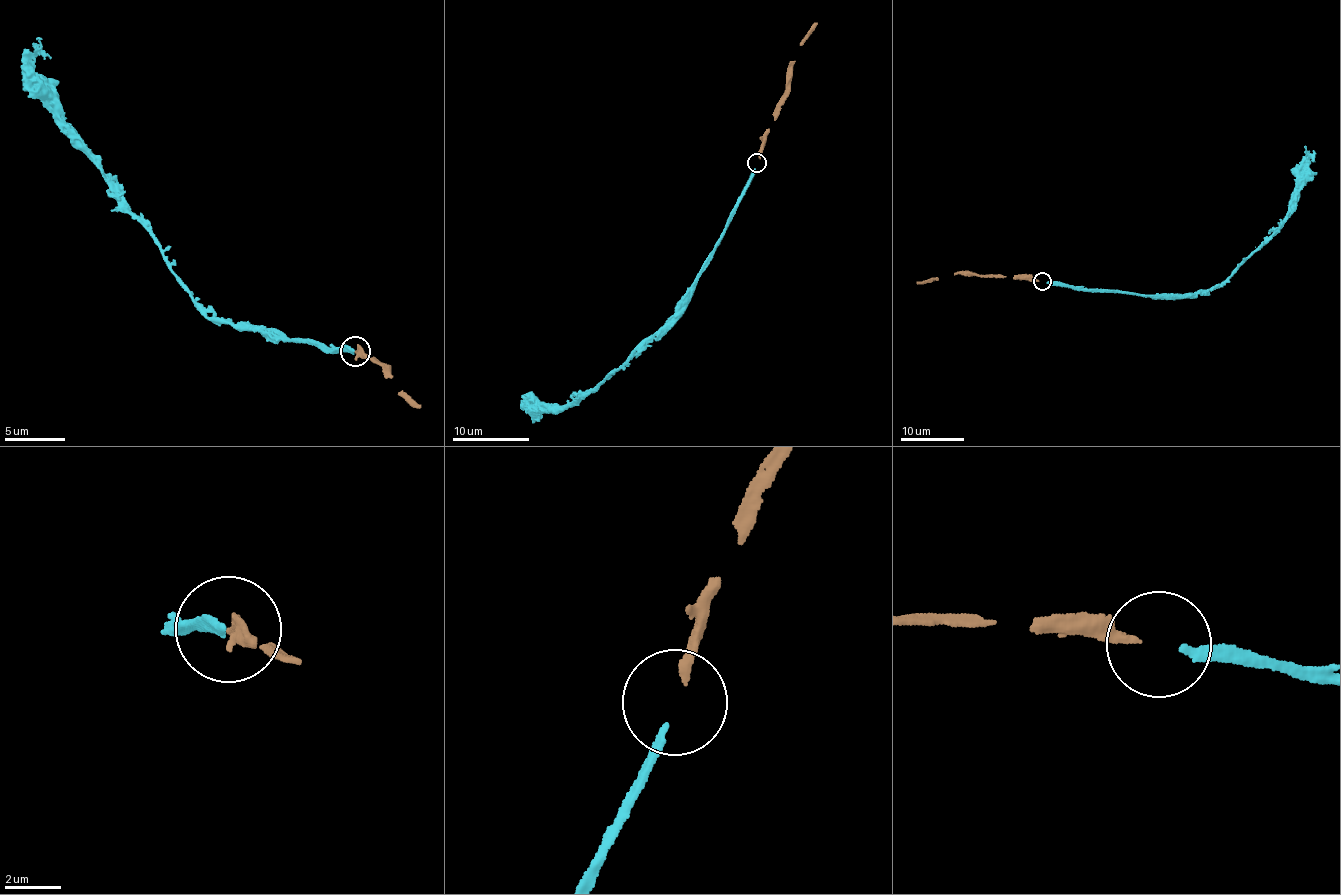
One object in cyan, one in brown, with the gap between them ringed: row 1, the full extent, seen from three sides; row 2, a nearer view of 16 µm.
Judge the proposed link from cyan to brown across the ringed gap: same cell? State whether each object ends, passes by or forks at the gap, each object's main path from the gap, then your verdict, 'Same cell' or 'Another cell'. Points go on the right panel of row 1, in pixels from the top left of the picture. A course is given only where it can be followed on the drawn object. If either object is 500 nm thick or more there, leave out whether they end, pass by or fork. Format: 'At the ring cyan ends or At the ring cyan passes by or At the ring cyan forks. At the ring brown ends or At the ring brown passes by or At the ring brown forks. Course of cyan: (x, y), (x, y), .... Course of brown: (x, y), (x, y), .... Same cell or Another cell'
At the ring cyan ends. At the ring brown ends. Course of cyan: (1046, 282), (1141, 296), (1215, 289), (1264, 244), (1286, 217), (1296, 176), (1309, 163), (1304, 146). Course of brown: (1038, 281), (966, 273), (916, 284). Another cell

